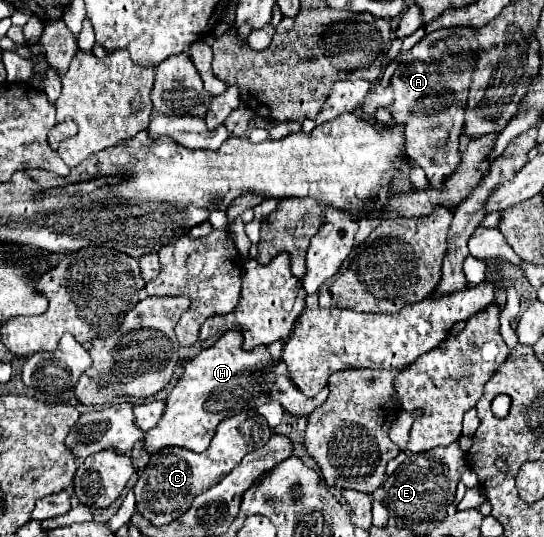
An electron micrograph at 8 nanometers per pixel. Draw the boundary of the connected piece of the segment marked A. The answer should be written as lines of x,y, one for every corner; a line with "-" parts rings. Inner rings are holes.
452,26
426,34
414,44
390,80
394,86
394,122
406,122
406,154
416,166
424,168
434,188
442,188
460,162
458,138
464,126
466,98
478,58
482,56
476,32
472,26
-
444,92
452,92
450,100
438,98

